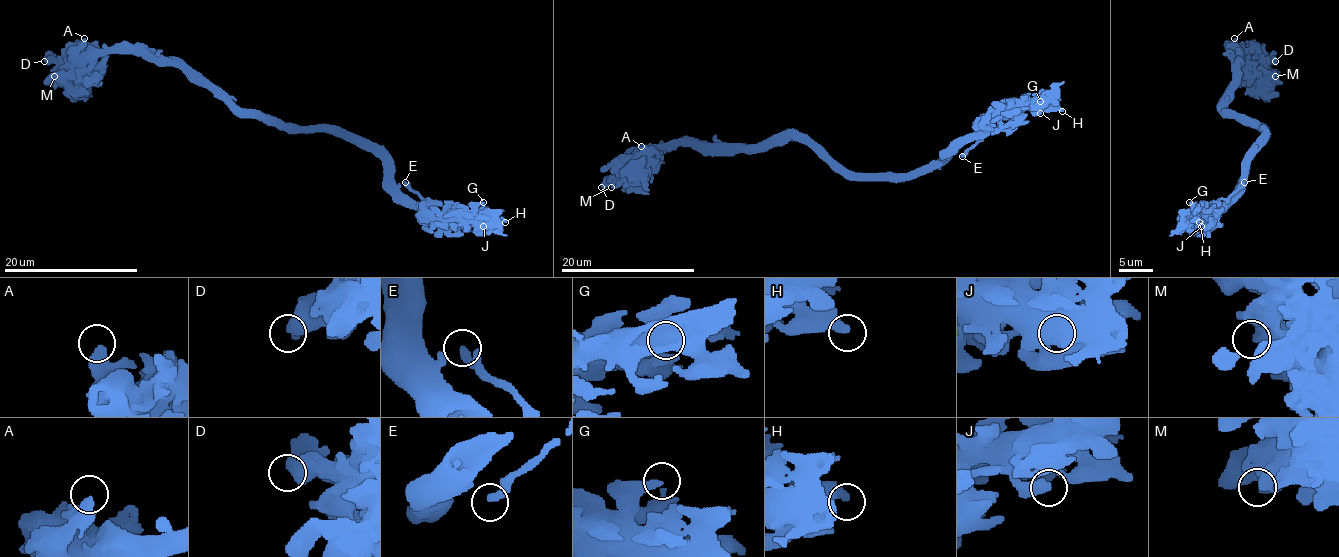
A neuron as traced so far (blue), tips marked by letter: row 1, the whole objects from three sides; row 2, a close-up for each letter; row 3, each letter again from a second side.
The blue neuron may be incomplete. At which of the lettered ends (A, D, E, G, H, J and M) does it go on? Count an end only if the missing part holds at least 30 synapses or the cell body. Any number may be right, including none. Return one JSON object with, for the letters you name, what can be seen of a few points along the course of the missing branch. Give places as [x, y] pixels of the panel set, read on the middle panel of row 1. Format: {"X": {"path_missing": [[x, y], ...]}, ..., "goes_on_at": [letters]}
{"goes_on_at": ["H"]}

